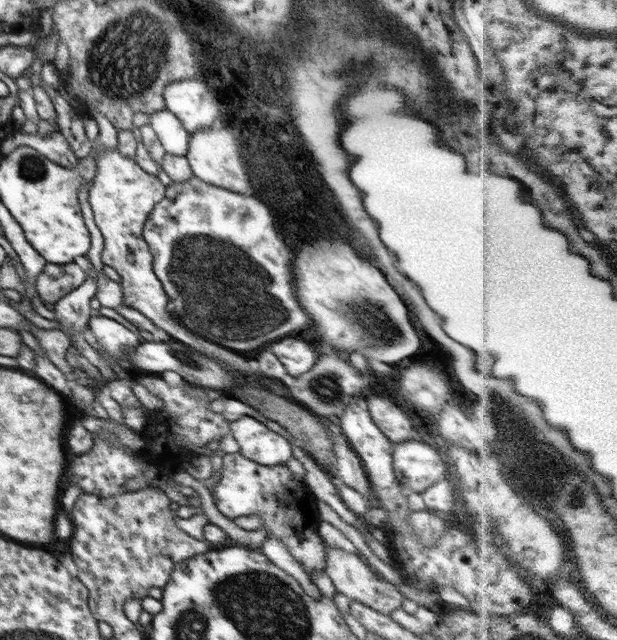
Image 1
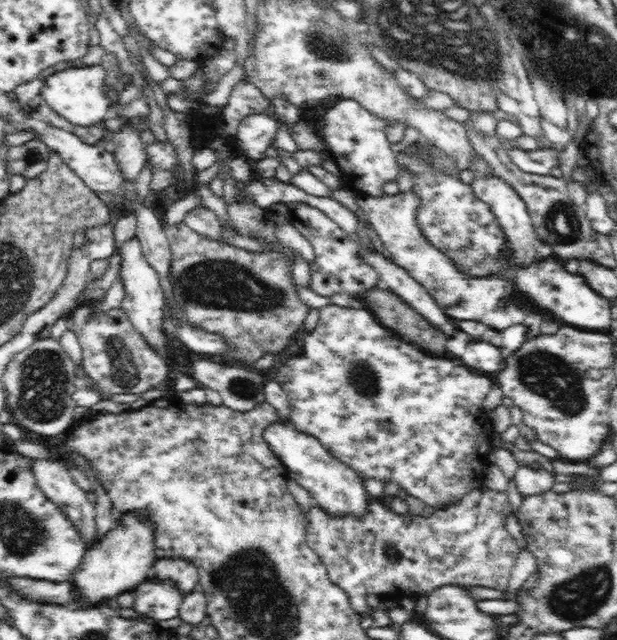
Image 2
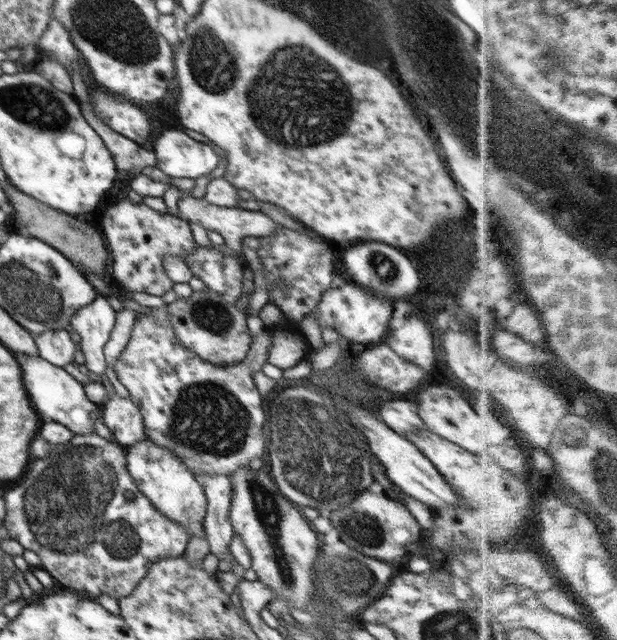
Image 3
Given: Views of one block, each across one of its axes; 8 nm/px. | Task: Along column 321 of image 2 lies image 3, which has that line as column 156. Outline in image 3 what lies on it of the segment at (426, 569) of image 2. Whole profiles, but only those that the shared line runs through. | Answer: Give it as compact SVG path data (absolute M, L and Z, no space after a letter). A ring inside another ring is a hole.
M96 432L74 435L68 442L53 446L42 460L34 460L26 478L4 494L6 518L3 525L8 536L26 550L36 552L42 561L40 567L65 588L92 600L98 600L101 594L118 600L132 593L154 561L182 555L190 540L184 525L162 515L138 489L128 472L125 456L124 446Z

